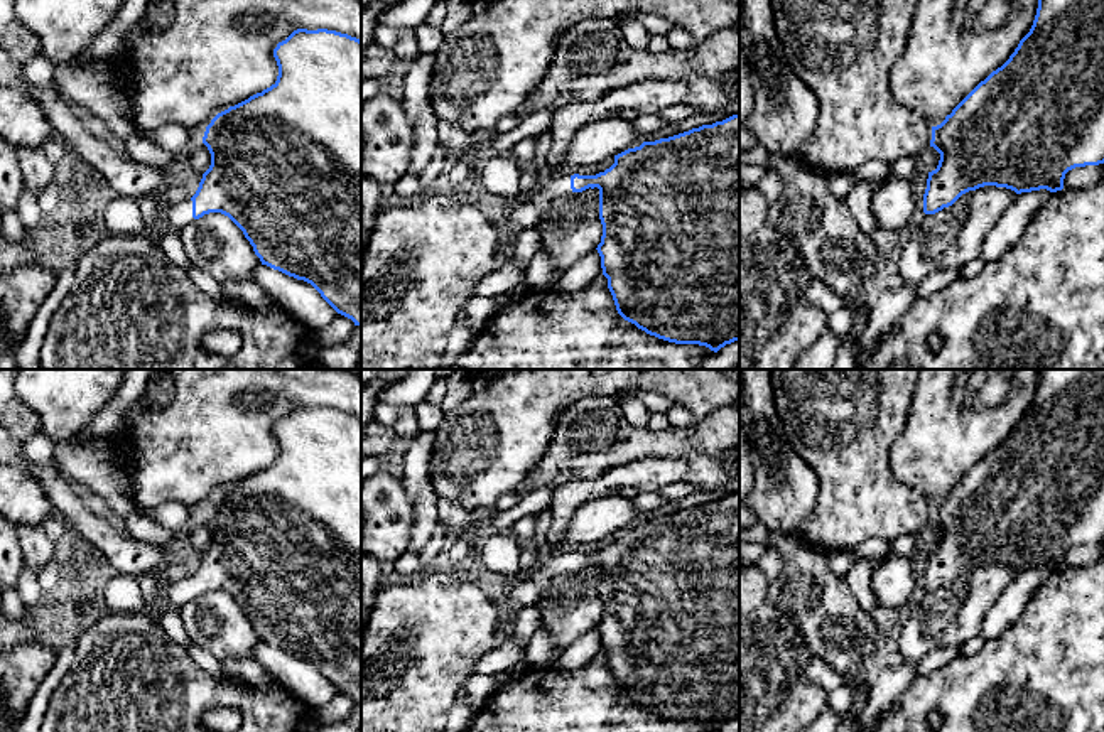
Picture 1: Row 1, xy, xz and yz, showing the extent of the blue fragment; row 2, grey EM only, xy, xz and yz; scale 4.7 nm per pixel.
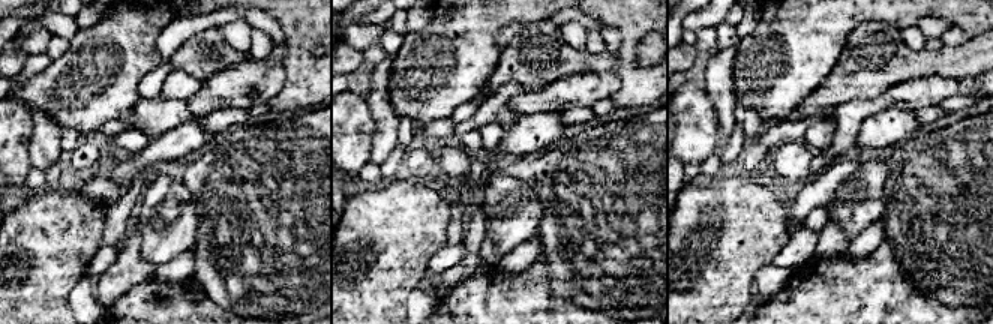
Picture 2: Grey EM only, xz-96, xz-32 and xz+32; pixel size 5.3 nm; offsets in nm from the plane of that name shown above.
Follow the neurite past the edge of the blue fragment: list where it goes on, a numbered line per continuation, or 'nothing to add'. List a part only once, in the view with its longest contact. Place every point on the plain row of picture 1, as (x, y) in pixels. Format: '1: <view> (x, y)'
1: xy (176, 594)

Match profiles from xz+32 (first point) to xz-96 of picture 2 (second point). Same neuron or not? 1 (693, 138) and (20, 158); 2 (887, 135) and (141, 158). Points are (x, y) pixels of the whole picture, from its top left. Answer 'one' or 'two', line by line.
1: one
2: one

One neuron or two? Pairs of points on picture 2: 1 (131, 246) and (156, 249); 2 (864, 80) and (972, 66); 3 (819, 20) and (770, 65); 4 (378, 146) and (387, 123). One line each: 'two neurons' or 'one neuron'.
1: two neurons
2: one neuron
3: one neuron
4: one neuron

